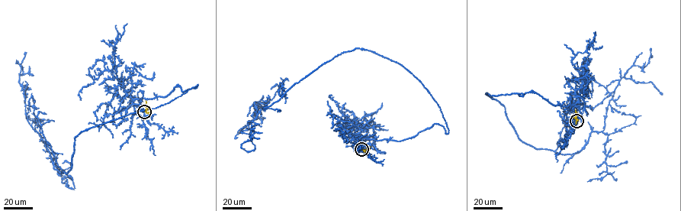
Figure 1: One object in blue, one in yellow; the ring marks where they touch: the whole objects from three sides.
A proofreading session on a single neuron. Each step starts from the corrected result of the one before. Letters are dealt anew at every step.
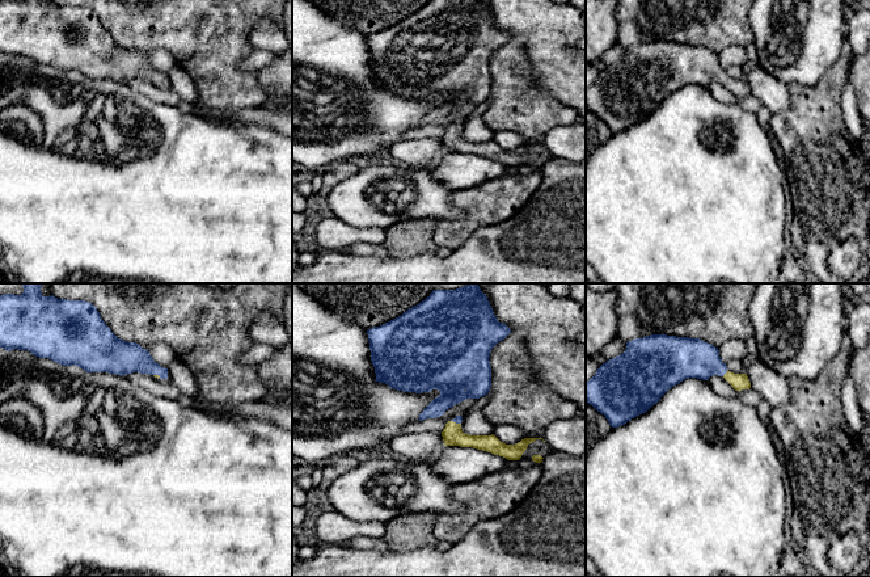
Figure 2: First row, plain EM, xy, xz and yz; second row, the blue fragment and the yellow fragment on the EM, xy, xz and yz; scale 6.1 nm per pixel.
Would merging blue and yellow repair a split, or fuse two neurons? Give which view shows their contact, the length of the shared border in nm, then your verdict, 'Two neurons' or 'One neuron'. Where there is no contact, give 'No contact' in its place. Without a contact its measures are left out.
Touches blue in yz. Shared border 50 nm. One neuron

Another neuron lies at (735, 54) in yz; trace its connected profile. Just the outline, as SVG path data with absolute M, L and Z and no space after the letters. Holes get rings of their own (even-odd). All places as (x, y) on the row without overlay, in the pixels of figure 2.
M735 43L726 46L719 54L719 63L723 70L727 70L732 66L743 67L747 62L747 51L743 46Z

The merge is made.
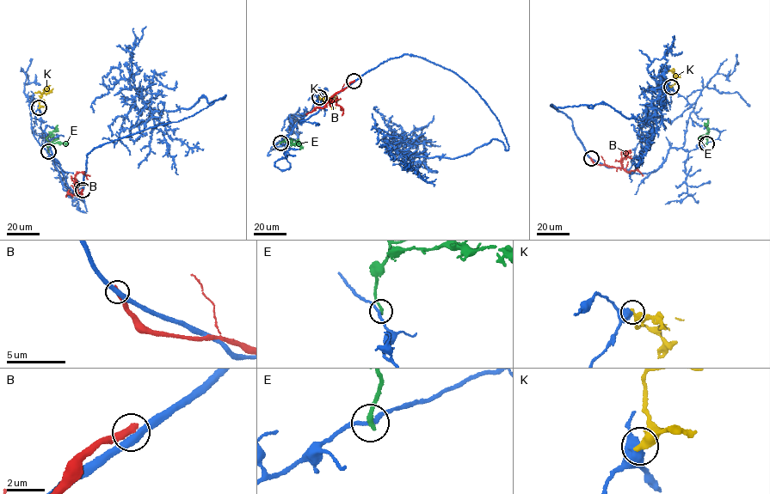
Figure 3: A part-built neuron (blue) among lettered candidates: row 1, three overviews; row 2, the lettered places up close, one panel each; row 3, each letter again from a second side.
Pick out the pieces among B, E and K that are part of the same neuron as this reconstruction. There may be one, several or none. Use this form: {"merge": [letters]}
{"merge": []}

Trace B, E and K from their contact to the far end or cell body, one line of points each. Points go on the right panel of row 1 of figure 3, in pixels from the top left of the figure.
B: (591, 158), (596, 164), (619, 167), (621, 166), (622, 152), (628, 150), (626, 155), (632, 158)
E: (706, 143), (707, 119)
K: (671, 87), (674, 83), (675, 76), (671, 70), (674, 68)

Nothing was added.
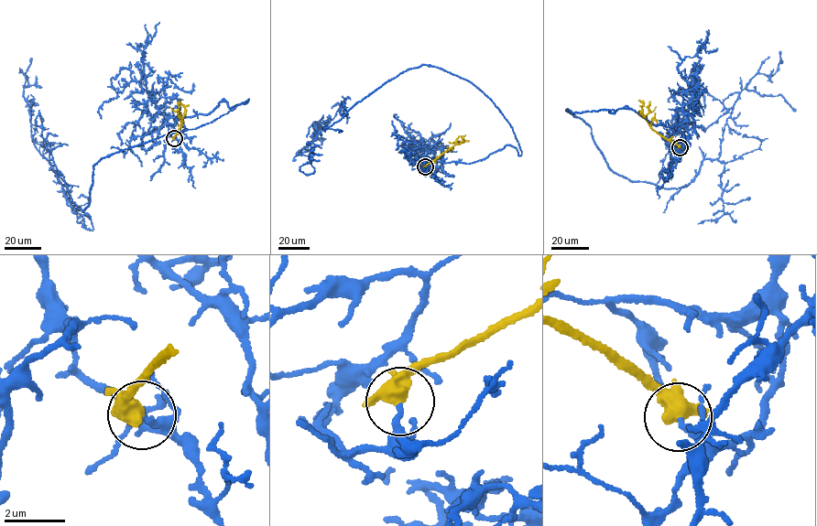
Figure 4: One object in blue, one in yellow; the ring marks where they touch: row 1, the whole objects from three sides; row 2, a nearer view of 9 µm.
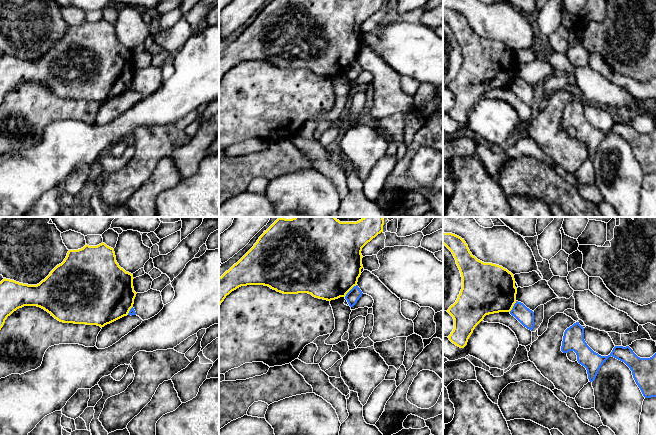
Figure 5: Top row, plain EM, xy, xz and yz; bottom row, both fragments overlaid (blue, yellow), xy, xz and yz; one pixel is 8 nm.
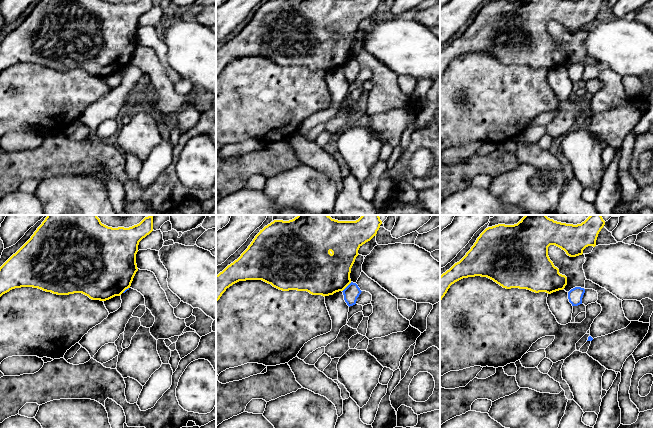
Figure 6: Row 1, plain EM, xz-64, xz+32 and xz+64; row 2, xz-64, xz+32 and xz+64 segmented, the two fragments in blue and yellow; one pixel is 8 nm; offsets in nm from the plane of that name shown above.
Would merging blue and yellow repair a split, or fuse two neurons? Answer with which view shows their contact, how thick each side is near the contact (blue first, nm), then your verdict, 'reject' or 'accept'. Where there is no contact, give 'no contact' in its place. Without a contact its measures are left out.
contact in xz; calibres 100 and 500 nm; reject

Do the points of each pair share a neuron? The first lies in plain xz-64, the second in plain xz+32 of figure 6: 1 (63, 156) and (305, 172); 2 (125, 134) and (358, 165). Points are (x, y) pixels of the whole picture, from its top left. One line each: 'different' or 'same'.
1: different
2: same

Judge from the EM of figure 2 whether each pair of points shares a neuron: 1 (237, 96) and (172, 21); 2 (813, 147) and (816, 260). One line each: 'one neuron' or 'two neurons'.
1: one neuron
2: one neuron

